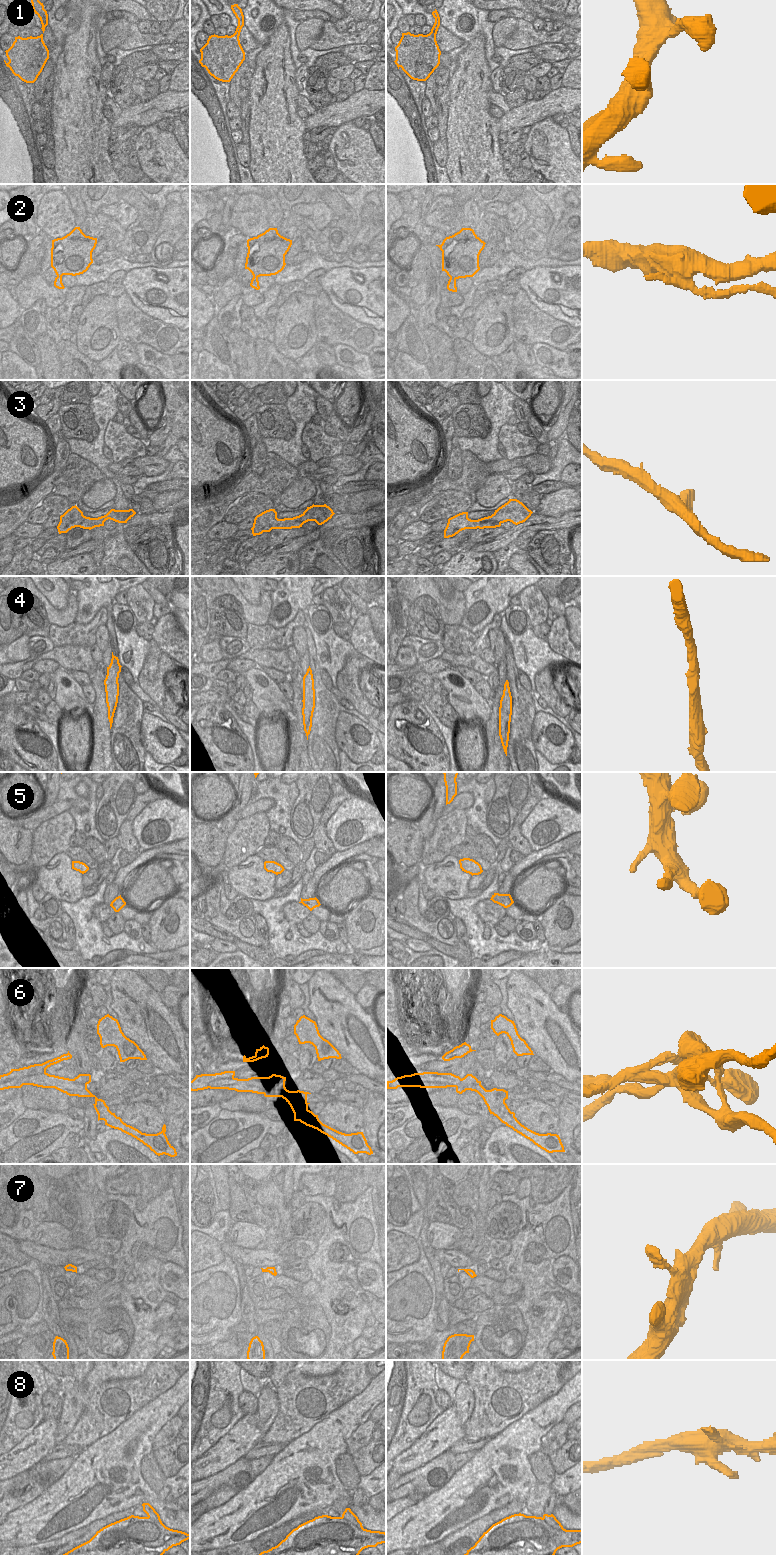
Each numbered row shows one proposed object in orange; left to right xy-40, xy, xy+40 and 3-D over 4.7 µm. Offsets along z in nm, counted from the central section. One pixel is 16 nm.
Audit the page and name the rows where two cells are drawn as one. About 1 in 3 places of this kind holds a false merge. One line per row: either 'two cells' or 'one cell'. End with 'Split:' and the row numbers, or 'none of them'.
1: one cell
2: two cells
3: one cell
4: one cell
5: one cell
6: two cells
7: one cell
8: two cells
Split: 2, 6, 8

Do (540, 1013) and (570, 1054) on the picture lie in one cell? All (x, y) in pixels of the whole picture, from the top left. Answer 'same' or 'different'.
same

